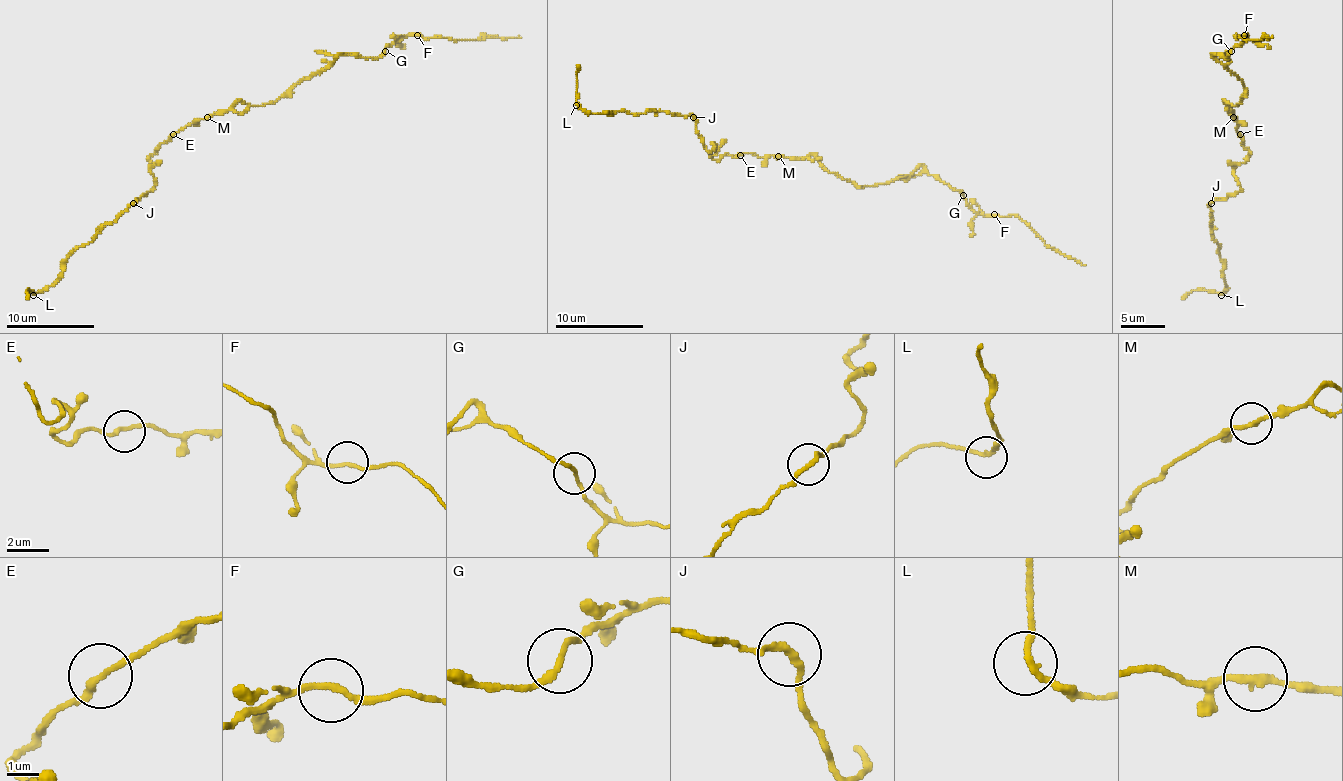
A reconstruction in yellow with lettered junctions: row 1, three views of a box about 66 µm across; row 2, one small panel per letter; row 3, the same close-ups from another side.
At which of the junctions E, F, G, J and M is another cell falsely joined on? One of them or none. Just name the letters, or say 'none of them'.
none of them

